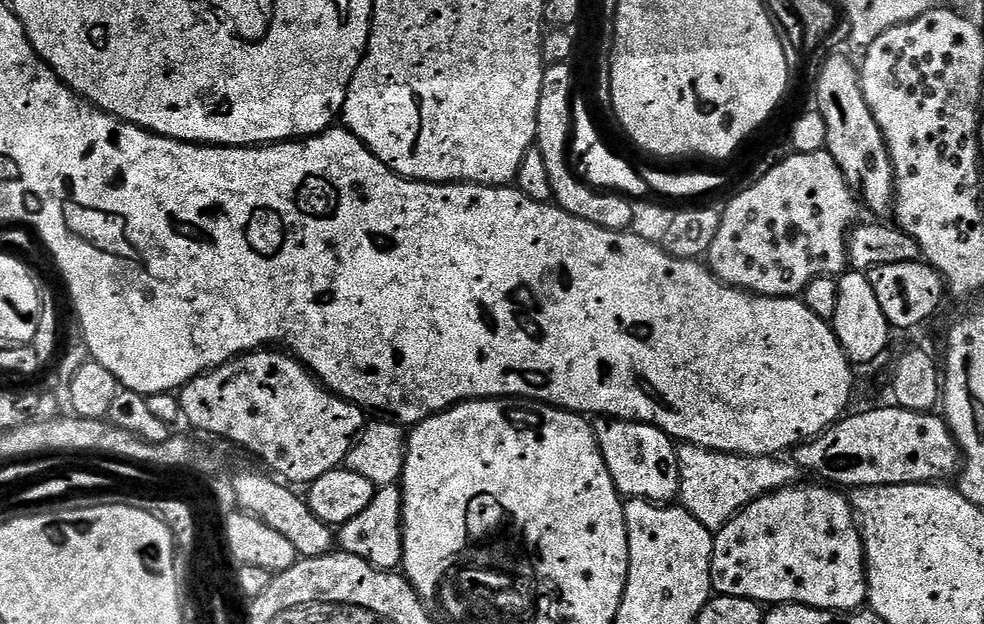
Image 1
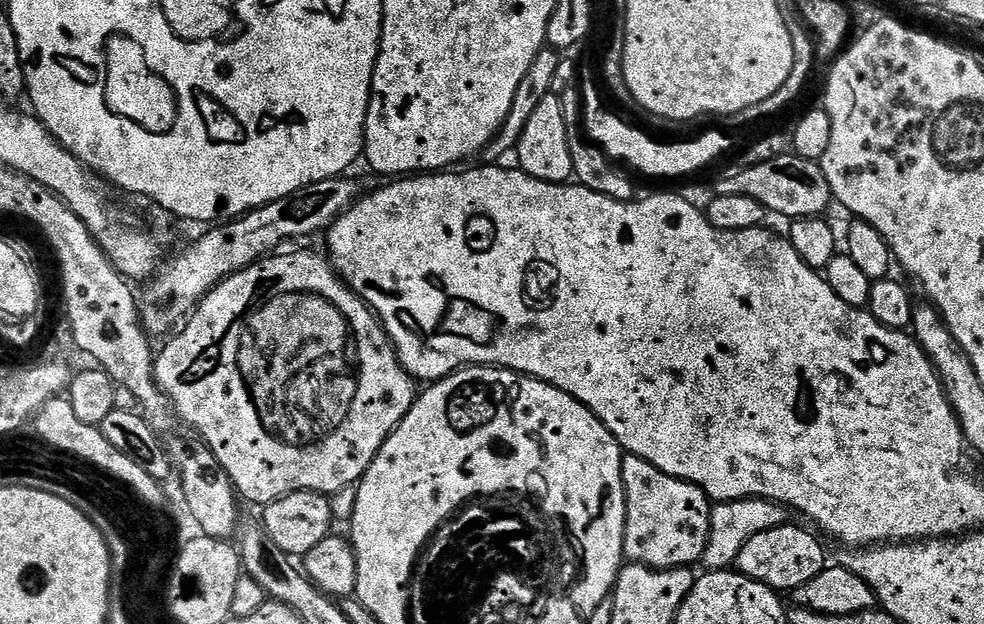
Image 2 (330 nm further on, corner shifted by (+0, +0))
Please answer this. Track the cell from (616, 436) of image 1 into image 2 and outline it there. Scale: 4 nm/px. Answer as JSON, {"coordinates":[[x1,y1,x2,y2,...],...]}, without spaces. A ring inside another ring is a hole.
{"coordinates":[[625,455,622,462,622,482,624,483,624,501,626,502,626,518,624,519,624,558,625,561,634,564,645,564,648,568,687,568,696,566,704,559,704,551,710,538,710,514,712,504,704,490,697,484,689,484,687,480,679,480,662,470,658,470,650,462,646,462,637,456]]}

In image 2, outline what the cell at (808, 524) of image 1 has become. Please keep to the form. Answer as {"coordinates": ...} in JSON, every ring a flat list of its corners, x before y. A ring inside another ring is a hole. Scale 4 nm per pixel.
{"coordinates":[[789,522,774,530,754,534,754,538,750,538,746,546,742,546,742,554,738,554,734,565,735,571,762,582,767,588,774,588,781,594,791,593,792,589,822,574,826,566,824,548,820,545,819,538,815,536,817,533,812,532,799,528,795,522]]}

